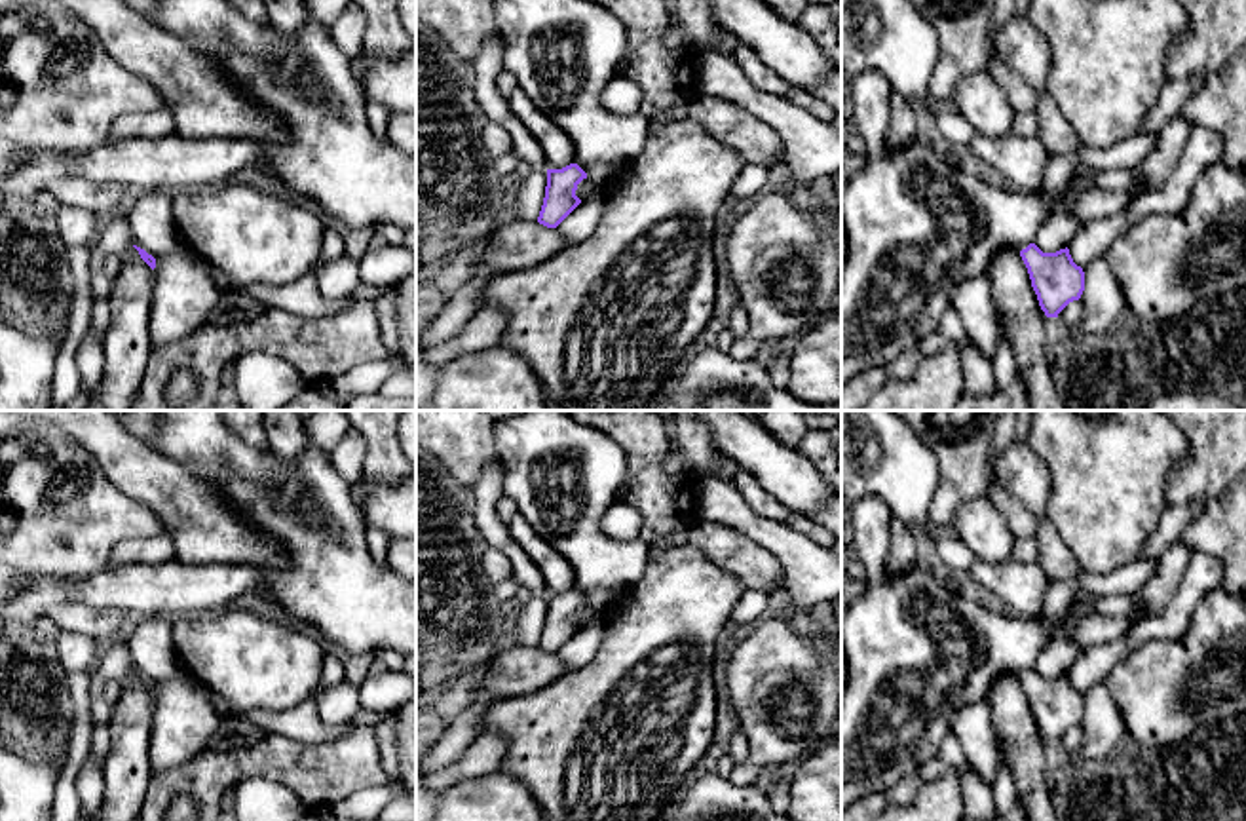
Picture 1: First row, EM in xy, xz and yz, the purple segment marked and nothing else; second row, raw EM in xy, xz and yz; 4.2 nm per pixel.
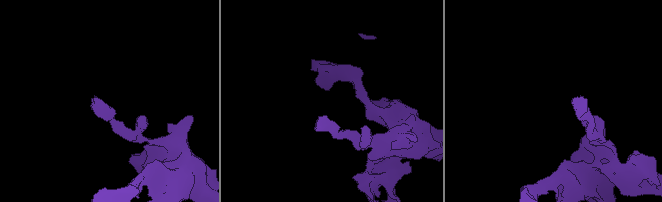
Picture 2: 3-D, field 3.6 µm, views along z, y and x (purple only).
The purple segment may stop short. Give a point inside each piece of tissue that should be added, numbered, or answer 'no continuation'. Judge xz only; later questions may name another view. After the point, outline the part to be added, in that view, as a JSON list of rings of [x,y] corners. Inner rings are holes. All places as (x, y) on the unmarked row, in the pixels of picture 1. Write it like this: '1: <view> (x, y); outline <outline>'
no continuation

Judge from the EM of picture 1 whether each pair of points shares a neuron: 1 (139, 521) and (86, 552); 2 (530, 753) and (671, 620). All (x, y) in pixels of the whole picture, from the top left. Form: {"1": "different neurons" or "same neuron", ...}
{"1": "same neuron", "2": "same neuron"}

